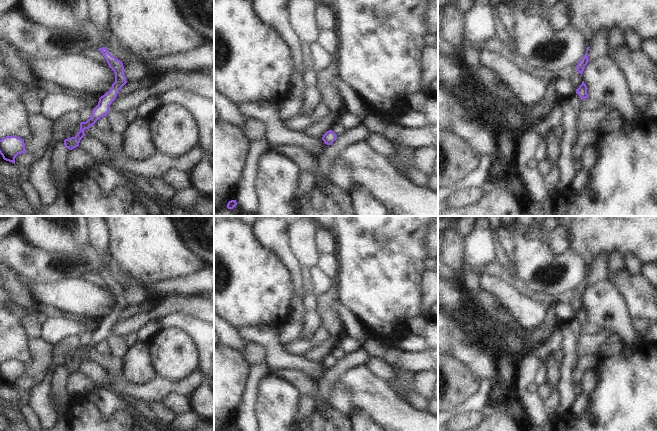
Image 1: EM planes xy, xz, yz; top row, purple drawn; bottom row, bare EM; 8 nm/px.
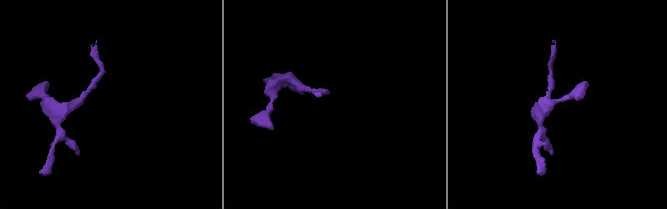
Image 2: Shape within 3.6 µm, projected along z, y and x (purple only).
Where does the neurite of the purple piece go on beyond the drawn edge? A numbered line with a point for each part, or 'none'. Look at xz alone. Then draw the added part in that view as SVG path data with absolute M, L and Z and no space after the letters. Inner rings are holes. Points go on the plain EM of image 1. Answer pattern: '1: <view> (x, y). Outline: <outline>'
none.

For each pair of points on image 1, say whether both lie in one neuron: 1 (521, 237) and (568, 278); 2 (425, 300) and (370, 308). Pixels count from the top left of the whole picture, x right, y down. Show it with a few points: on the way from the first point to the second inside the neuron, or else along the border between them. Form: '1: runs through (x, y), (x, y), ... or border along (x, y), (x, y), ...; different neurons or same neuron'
1: runs through (535, 251), (547, 263), (564, 264); same neuron
2: border along (420, 277), (420, 311), (422, 314); different neurons

